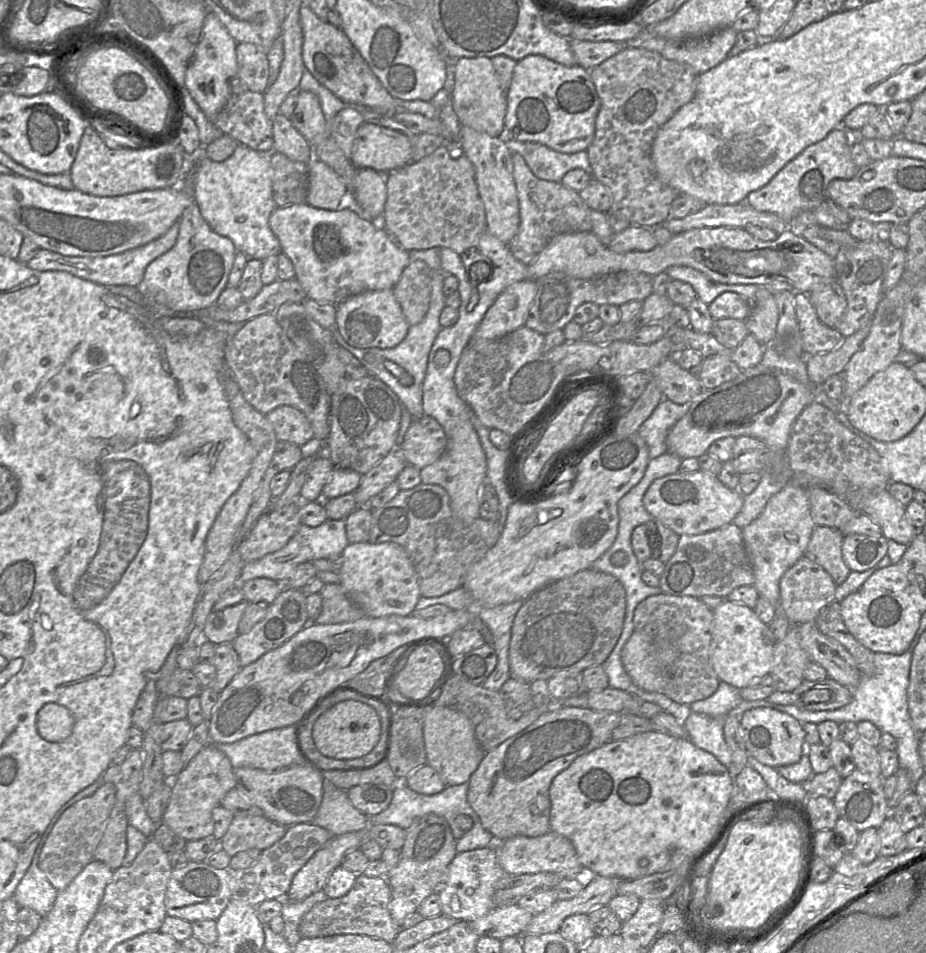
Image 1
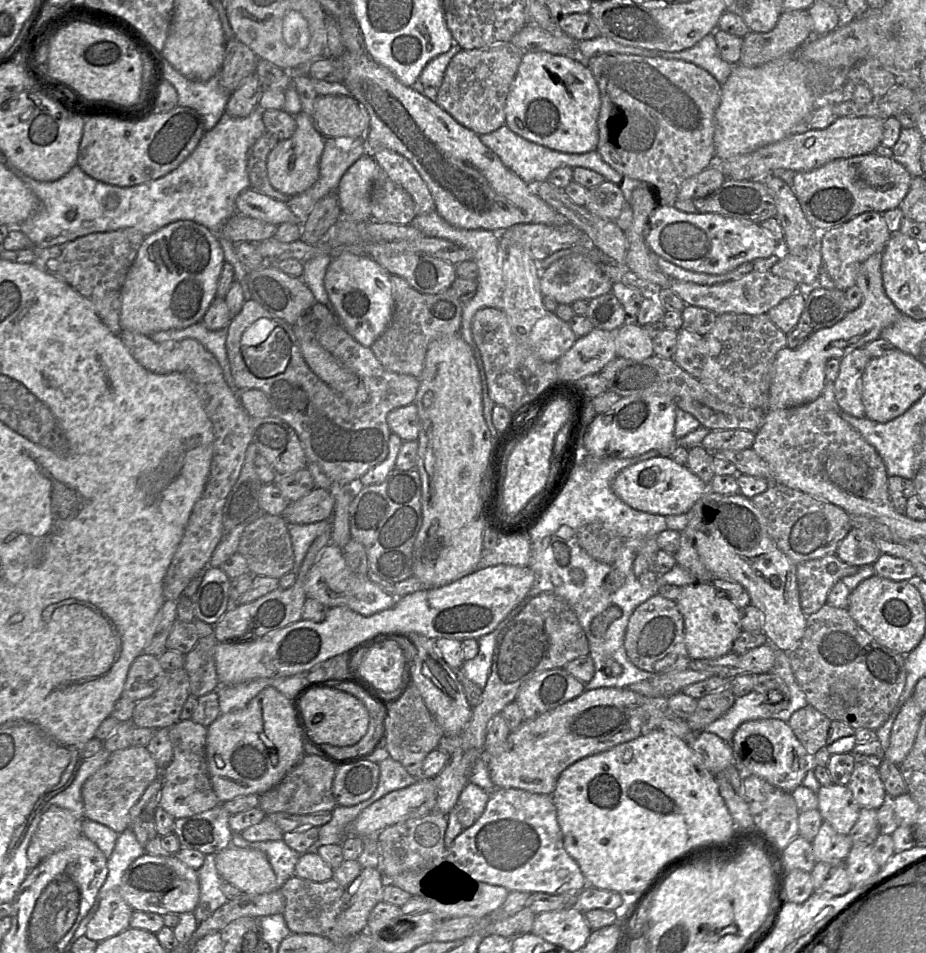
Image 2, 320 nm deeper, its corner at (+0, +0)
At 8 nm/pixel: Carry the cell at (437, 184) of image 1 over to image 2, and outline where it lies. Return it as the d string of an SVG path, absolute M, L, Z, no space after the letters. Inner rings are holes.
M374 149L371 155L387 176L410 194L416 216L436 210L428 186L407 158L388 149Z

